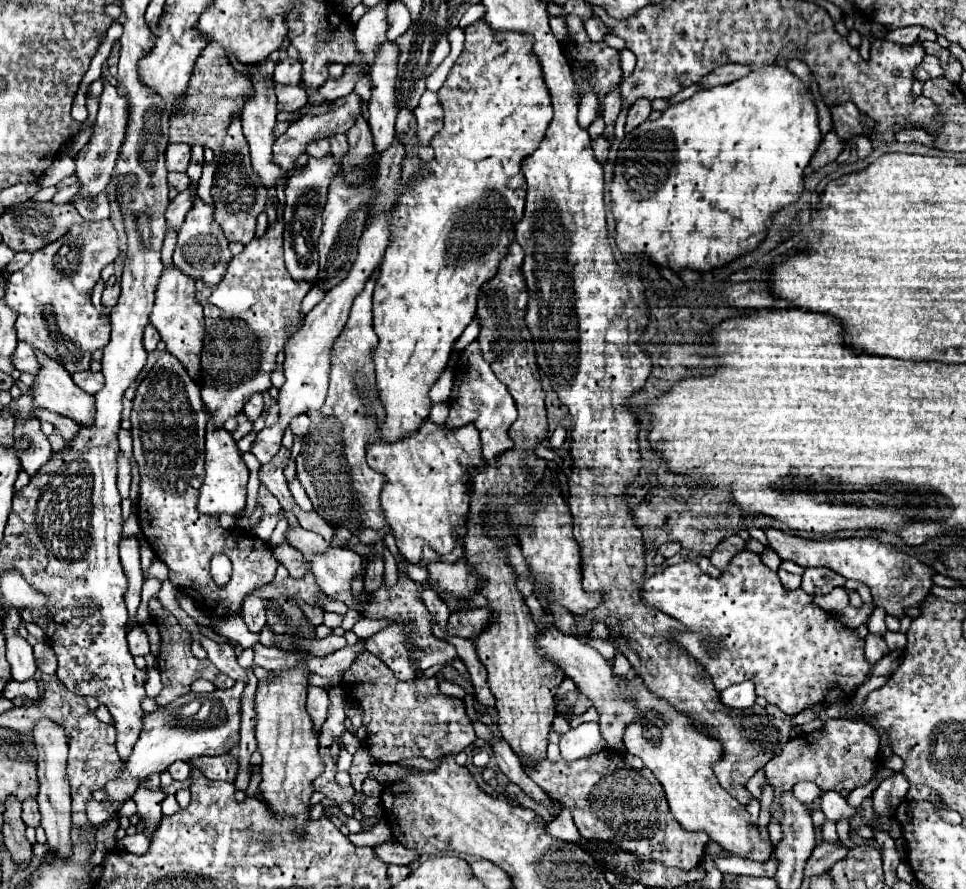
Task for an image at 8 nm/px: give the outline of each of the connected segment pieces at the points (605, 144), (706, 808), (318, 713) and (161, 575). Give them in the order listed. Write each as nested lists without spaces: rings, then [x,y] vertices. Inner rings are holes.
[[[601,134],[599,138],[595,138],[591,142],[591,148],[595,152],[595,158],[599,164],[605,164],[607,162],[607,152],[609,152],[609,138],[605,134]]]
[[[637,676],[633,678],[633,696],[637,696],[637,704],[645,704],[645,708],[661,708],[661,712],[665,712],[665,720],[639,720],[629,724],[627,732],[623,734],[625,748],[629,754],[639,756],[643,764],[661,782],[667,794],[671,814],[681,824],[681,828],[687,832],[705,832],[729,854],[757,862],[767,862],[773,854],[771,840],[761,836],[761,828],[751,822],[751,814],[745,810],[745,806],[739,804],[733,796],[729,796],[729,792],[721,788],[713,774],[713,764],[717,764],[723,758],[721,742],[693,732],[693,728],[689,728],[689,720],[685,720],[685,714],[677,712],[667,700],[657,698],[653,692],[649,692]],[[651,724],[661,726],[661,732],[657,732],[657,744],[649,740],[649,732],[641,732]]]
[[[309,686],[307,688],[307,712],[313,718],[315,732],[321,732],[321,726],[323,726],[323,722],[327,718],[327,706],[329,706],[327,690]]]
[[[159,560],[158,563],[152,563],[146,575],[146,579],[149,578],[157,578],[160,581],[169,580],[169,570],[167,570],[166,564]]]

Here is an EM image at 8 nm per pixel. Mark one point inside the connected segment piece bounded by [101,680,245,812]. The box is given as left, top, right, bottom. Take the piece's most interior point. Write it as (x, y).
(162, 742)

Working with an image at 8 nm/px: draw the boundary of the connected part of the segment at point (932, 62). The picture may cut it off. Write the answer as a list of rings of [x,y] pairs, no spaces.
[[[929,54],[923,58],[919,68],[915,70],[915,78],[917,80],[929,80],[929,78],[937,78],[941,74],[943,74],[941,60],[937,56],[929,56]]]

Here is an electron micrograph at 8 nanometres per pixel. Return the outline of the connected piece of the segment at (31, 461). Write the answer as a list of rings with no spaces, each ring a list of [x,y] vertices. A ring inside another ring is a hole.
[[[37,418],[29,420],[29,424],[25,424],[25,432],[29,432],[29,440],[33,440],[33,448],[29,448],[29,452],[25,452],[25,456],[21,456],[21,466],[29,476],[35,476],[39,472],[39,468],[43,464],[47,464],[53,450],[51,450],[47,436],[41,432]]]

